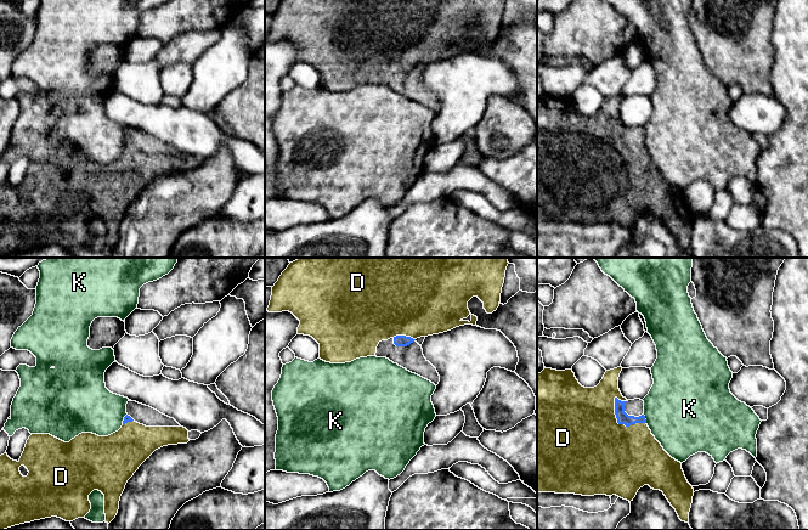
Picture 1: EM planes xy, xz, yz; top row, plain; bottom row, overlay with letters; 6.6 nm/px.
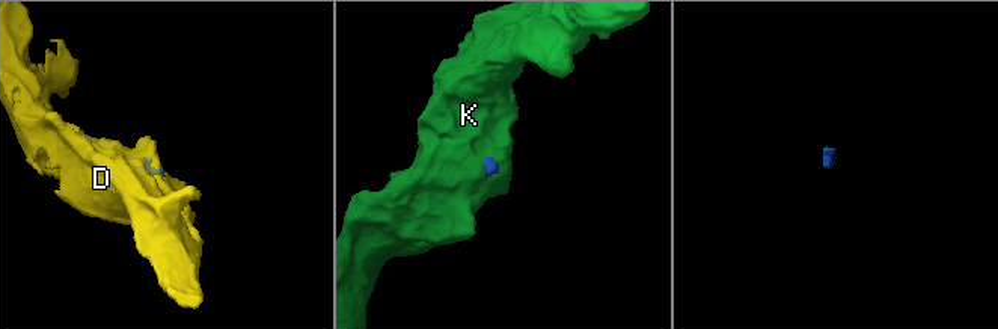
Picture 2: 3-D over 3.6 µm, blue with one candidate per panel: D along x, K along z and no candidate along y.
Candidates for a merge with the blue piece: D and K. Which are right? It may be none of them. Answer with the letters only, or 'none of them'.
D

